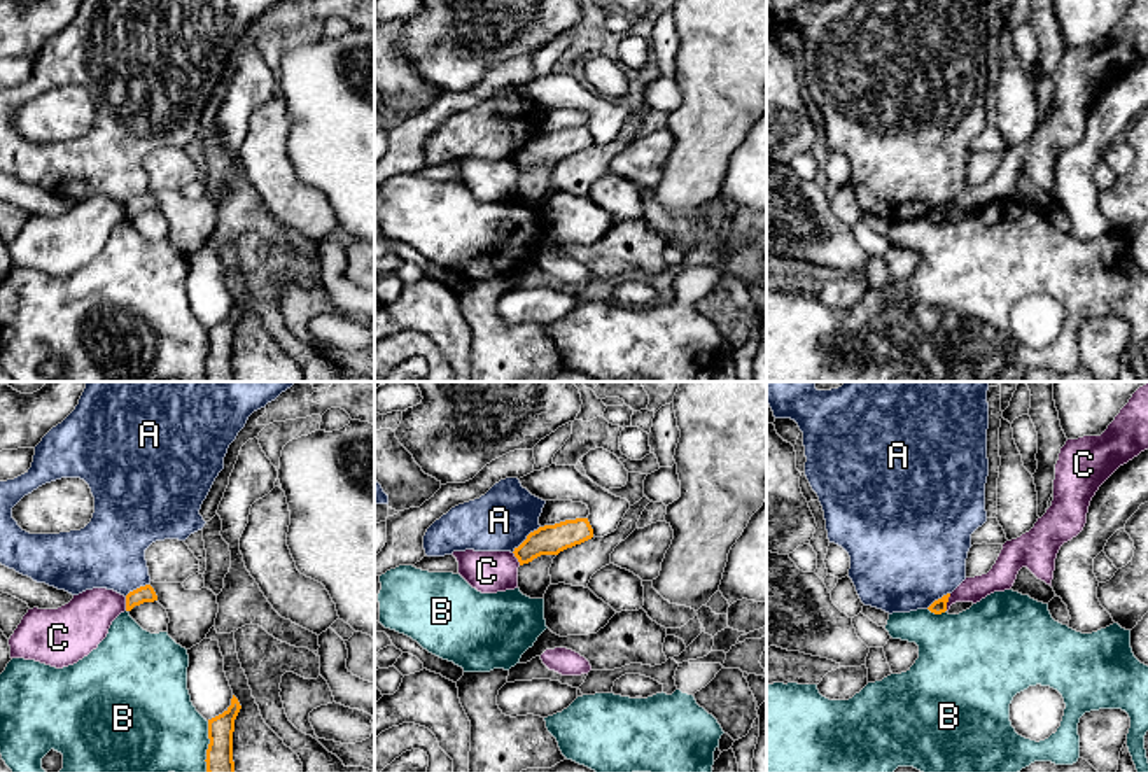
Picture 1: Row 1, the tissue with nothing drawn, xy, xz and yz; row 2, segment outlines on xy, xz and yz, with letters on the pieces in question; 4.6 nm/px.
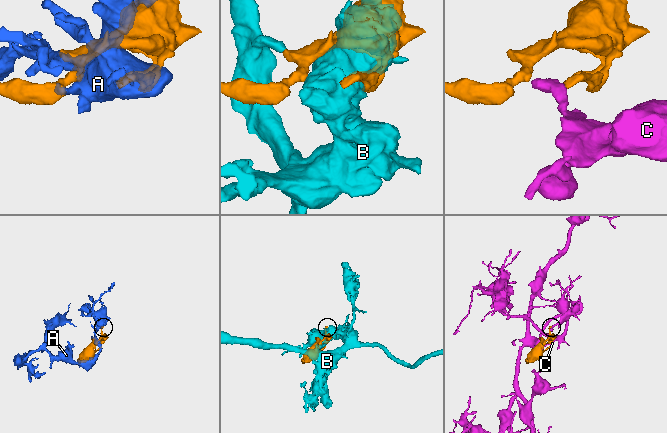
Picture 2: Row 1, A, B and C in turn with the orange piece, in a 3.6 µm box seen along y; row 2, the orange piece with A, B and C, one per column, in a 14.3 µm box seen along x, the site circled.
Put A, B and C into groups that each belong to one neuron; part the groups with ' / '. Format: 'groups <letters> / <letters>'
groups A / B / C

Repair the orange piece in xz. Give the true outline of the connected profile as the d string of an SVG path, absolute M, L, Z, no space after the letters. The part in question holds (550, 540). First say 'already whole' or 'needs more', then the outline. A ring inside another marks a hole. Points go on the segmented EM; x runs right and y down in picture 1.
already whole | M588 518L565 520L530 532L513 553L520 565L523 565L541 555L558 555L560 551L581 544L592 537L593 529Z

